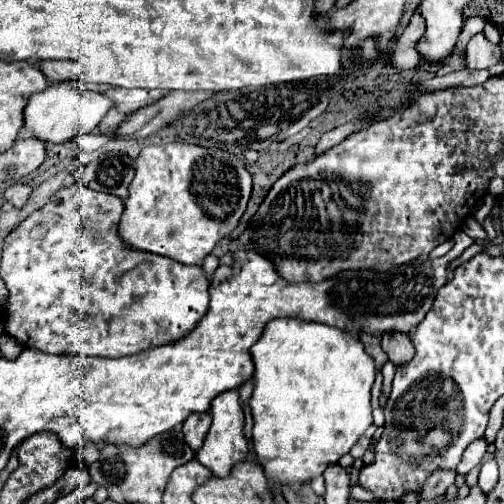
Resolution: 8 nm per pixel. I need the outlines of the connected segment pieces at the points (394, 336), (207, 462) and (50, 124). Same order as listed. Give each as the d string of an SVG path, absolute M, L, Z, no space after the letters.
M385 333L381 337L381 347L393 365L405 365L415 355L415 347L405 333Z
M235 389L233 391L225 391L219 397L213 399L213 403L211 403L211 417L213 417L213 423L209 427L209 433L205 437L203 447L195 453L195 457L215 477L225 477L225 475L229 475L231 467L235 463L247 459L247 453L249 453L249 445L247 445L247 439L243 435L245 417L243 417L243 411L241 411L241 405L239 405L239 395L237 395Z
M81 81L53 83L41 93L33 93L25 107L25 129L41 141L65 143L77 135L91 133L105 113L113 107L113 99L99 91L83 89Z

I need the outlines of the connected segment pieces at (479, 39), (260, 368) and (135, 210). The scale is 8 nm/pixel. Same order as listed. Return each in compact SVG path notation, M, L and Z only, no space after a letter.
M483 33L475 35L465 51L465 65L467 69L489 69L497 65L497 59L501 59L499 45L493 45L485 39Z
M273 319L259 341L251 347L255 365L253 393L249 399L255 419L253 451L259 465L265 469L269 489L273 493L291 487L299 493L301 485L323 475L325 467L337 463L357 443L363 431L373 423L371 417L371 387L375 381L375 365L363 351L363 343L349 331L329 327L323 323L301 319Z
M175 141L143 147L119 221L119 237L129 249L149 251L183 265L199 265L217 241L227 237L245 213L251 175L241 157Z

